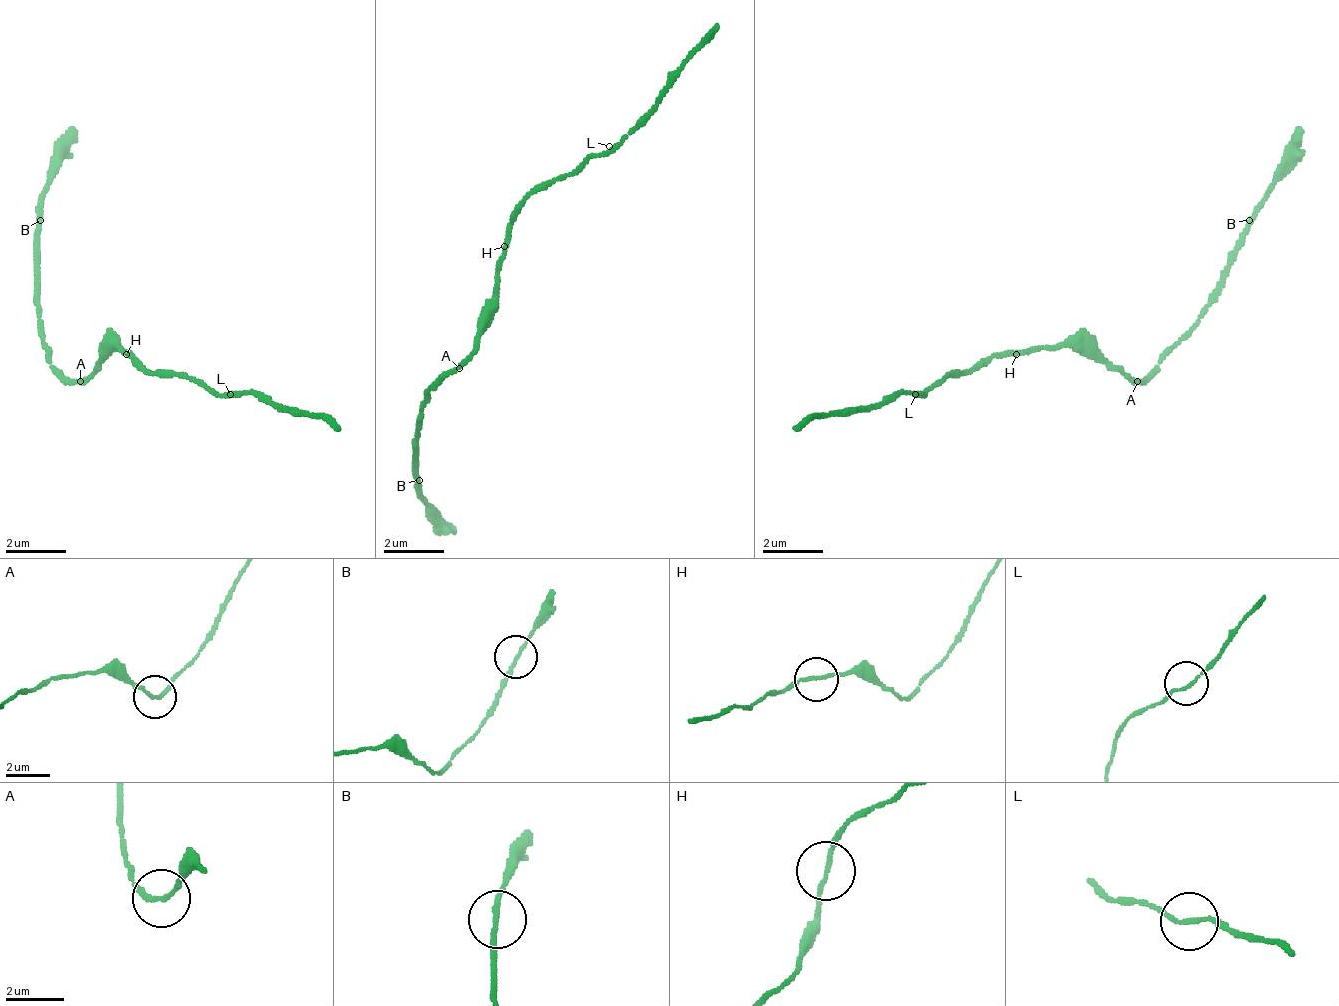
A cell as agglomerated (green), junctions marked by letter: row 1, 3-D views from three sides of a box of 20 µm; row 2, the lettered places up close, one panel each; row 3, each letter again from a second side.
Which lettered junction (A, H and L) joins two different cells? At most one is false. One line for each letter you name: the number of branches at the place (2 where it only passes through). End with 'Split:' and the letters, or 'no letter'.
Split: no letter

